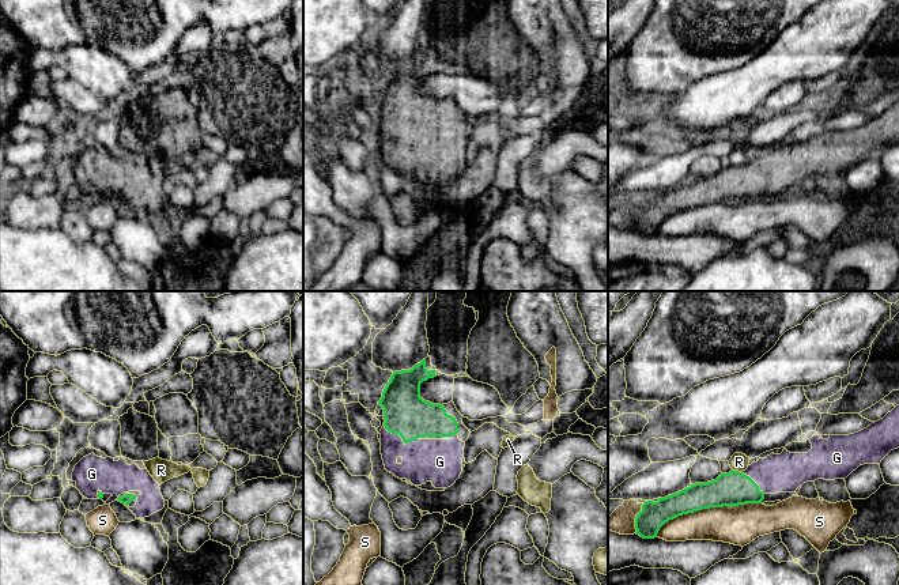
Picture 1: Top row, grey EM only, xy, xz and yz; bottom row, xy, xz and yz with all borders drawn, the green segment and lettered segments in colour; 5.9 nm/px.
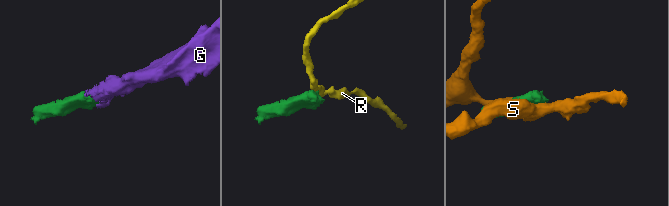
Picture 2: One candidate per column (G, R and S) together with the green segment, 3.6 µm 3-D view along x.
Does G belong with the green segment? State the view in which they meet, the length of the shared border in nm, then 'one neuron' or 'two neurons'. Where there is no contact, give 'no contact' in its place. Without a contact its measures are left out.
xz | 220 nm | one neuron

